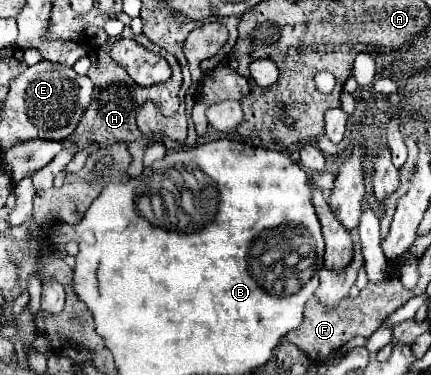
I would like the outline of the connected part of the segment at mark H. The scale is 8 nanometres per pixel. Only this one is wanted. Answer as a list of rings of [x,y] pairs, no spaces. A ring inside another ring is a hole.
[[[99,46],[99,48],[89,52],[91,68],[89,68],[87,76],[95,84],[93,98],[91,98],[91,104],[87,106],[87,110],[85,110],[85,114],[83,114],[83,118],[81,118],[77,130],[75,130],[75,134],[73,134],[73,138],[63,140],[63,146],[73,146],[77,152],[81,152],[89,144],[95,144],[99,148],[107,148],[113,142],[127,142],[129,150],[133,154],[133,170],[141,170],[139,166],[143,166],[141,158],[143,158],[145,142],[141,142],[141,136],[139,136],[139,130],[137,130],[137,124],[135,124],[135,116],[137,116],[137,112],[141,110],[141,106],[145,102],[153,102],[153,104],[159,106],[159,110],[165,116],[173,116],[177,112],[177,108],[179,108],[177,90],[181,88],[181,84],[161,82],[161,84],[155,84],[153,88],[139,88],[121,66],[111,62],[109,48],[111,46]]]

